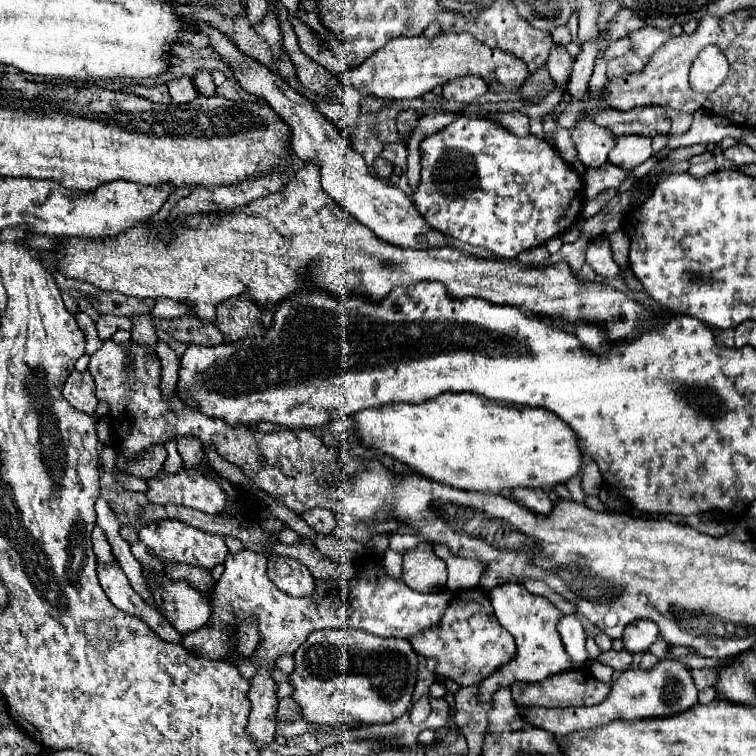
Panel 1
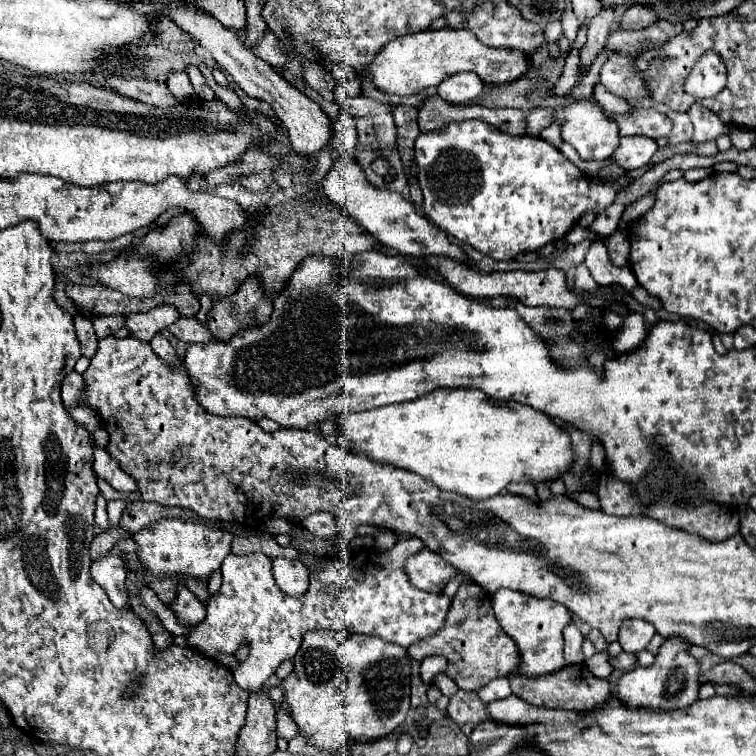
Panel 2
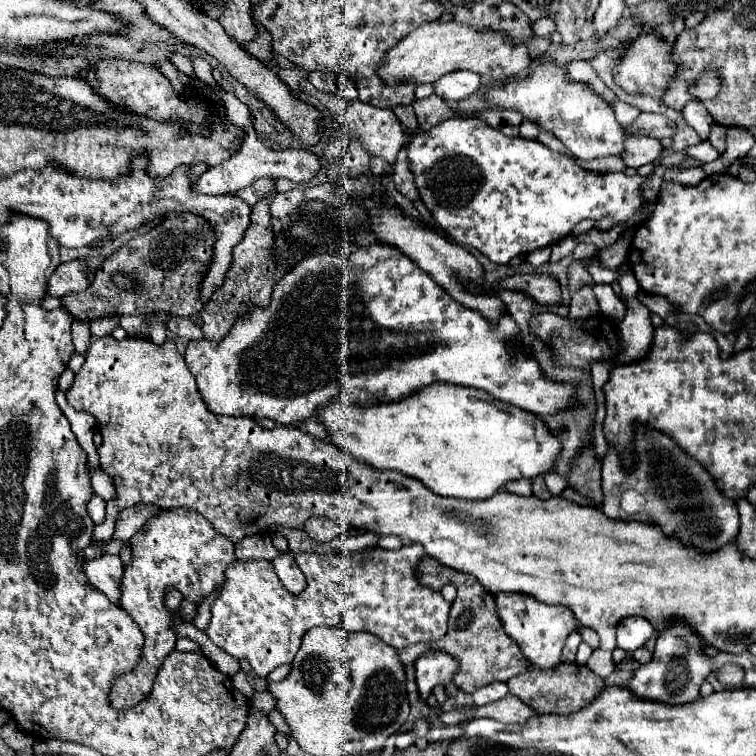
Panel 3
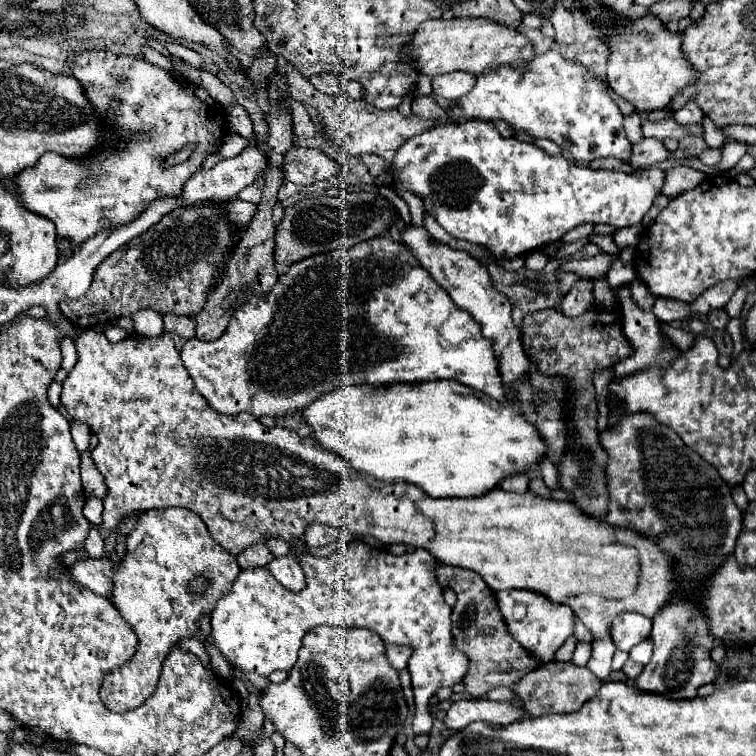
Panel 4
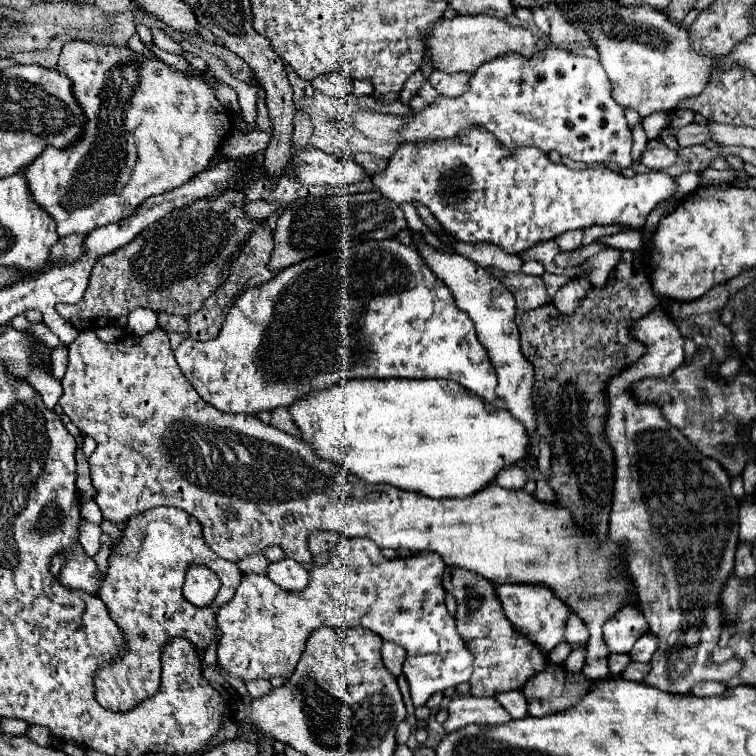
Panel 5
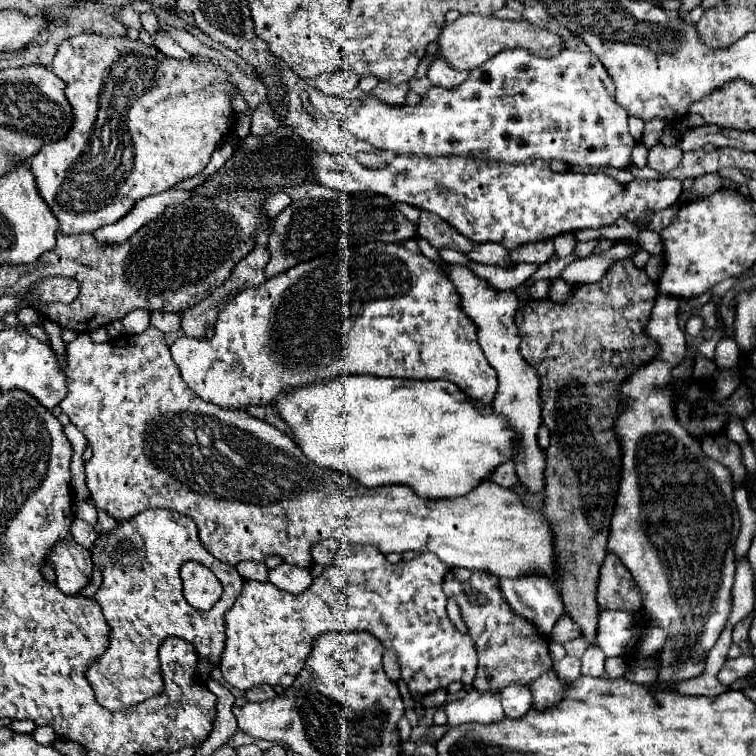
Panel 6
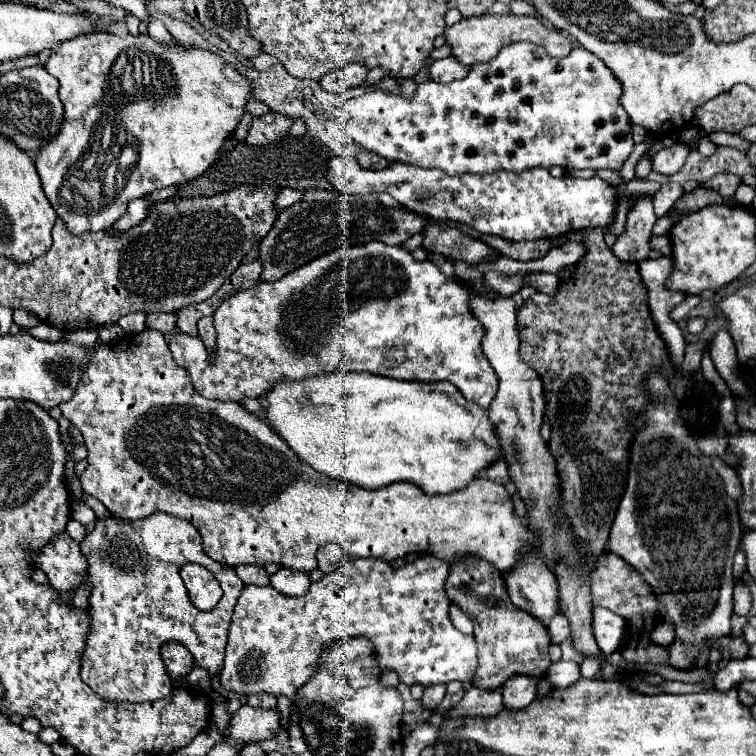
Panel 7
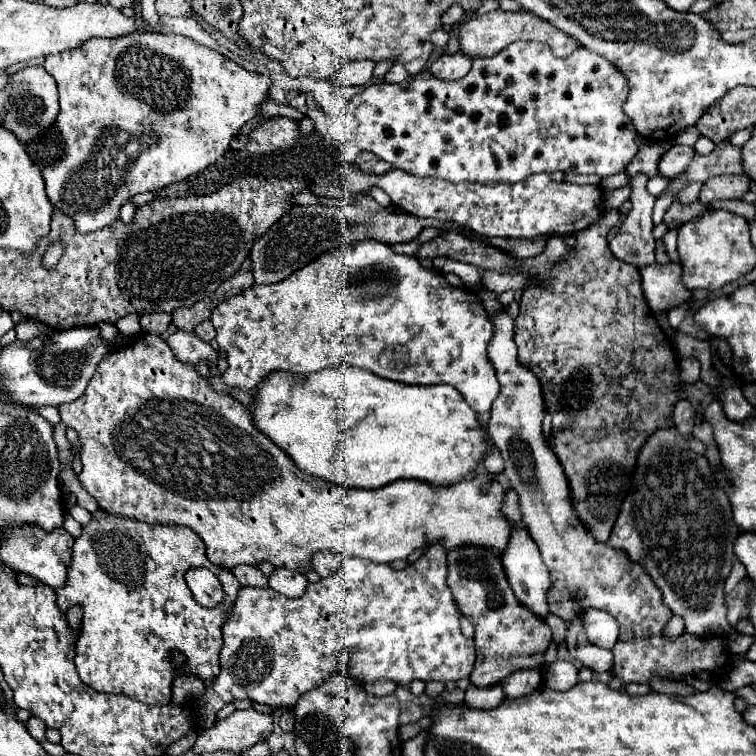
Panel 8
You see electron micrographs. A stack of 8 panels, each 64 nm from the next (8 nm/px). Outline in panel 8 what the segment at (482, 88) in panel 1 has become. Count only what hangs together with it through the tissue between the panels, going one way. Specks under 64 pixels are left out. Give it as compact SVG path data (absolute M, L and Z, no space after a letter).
M456 52L456 54L442 54L438 56L432 64L430 64L430 72L436 78L444 78L444 80L460 80L468 74L472 66L472 58Z

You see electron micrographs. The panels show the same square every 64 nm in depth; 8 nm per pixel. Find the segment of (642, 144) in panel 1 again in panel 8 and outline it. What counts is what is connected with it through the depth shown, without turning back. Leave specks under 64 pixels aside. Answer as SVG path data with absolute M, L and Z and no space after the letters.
M672 146L664 154L664 160L660 160L660 174L666 178L680 176L690 166L694 156L696 156L696 150L690 146Z

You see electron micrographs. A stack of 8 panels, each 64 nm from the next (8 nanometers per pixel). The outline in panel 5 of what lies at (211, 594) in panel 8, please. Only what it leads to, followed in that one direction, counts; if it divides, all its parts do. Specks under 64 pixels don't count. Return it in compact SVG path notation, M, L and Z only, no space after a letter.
M190 566L186 570L186 582L184 582L184 598L202 608L202 606L210 606L218 594L220 588L220 580L218 576L208 570L206 566Z

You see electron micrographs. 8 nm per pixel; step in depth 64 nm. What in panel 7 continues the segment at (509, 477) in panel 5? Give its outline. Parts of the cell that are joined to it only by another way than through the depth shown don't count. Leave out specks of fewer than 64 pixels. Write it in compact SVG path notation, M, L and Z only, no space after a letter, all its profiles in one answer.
M502 458L494 460L488 468L486 468L486 476L498 484L504 484L508 480L508 470L506 470L506 462Z

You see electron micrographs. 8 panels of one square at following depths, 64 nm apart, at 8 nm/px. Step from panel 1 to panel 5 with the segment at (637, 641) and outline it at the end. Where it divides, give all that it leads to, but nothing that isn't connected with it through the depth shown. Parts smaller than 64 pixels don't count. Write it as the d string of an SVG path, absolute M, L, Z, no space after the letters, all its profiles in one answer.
M624 606L604 624L604 642L612 654L628 654L634 642L648 632L648 622L636 606Z

